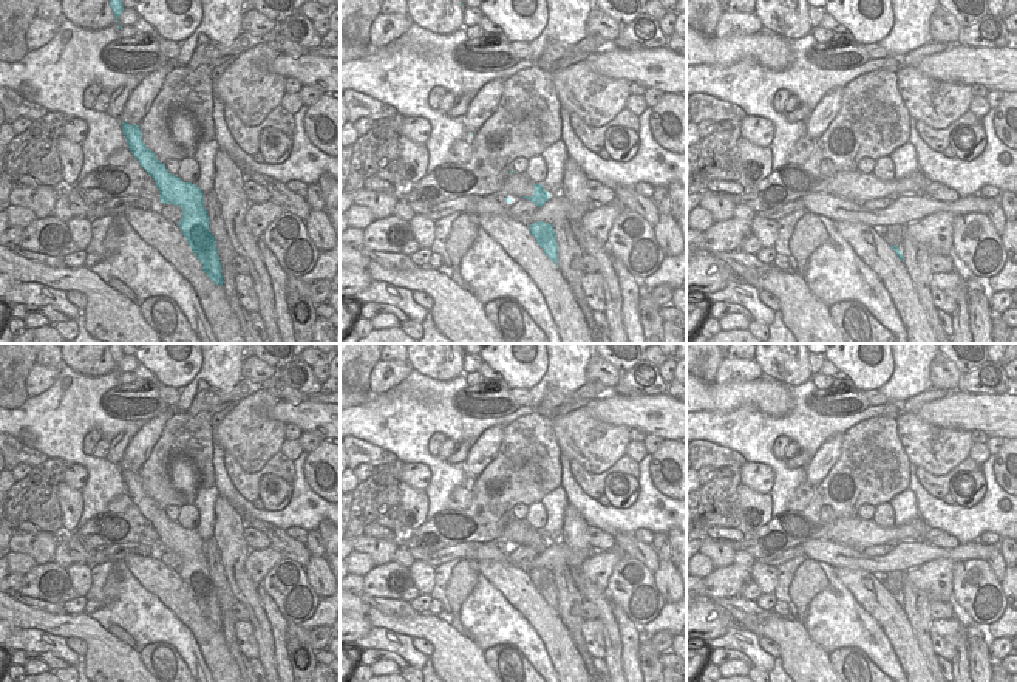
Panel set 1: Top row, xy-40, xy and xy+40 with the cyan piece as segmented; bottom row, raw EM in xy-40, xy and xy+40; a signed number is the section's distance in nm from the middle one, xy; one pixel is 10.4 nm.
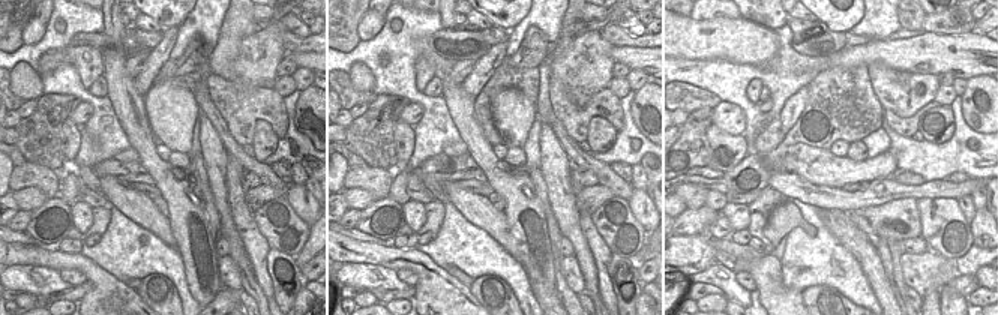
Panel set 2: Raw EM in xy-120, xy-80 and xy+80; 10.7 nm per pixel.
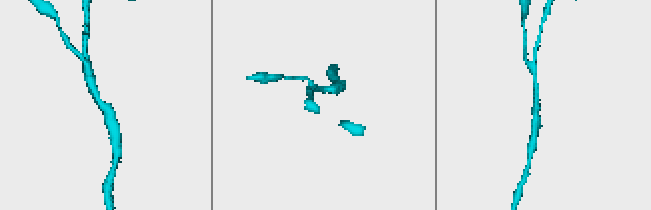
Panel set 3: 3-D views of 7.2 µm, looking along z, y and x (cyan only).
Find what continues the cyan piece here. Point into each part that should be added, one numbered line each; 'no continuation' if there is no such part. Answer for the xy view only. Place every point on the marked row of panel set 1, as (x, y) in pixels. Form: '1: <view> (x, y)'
no continuation

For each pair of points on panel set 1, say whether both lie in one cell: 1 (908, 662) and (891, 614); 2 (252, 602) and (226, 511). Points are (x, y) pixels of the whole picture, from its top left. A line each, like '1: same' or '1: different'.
1: same
2: same

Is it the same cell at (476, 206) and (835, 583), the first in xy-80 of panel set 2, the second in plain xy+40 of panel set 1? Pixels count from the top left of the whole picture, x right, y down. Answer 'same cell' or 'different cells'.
different cells

